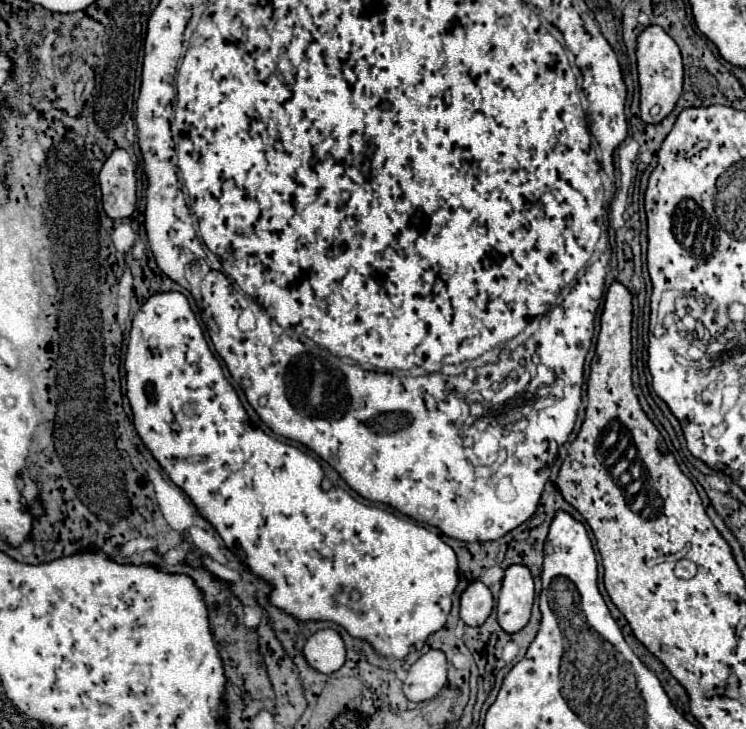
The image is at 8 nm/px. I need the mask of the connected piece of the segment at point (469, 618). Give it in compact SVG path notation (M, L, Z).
M474 581L462 593L460 599L460 619L470 627L480 627L492 613L494 599L490 589L482 581Z

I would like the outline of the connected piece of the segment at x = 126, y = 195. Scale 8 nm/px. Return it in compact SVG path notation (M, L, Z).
M116 149L100 171L102 205L110 219L126 219L136 207L134 163L126 149Z

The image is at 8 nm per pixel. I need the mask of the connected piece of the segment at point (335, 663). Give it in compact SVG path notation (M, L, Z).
M332 629L316 631L304 645L304 659L320 673L334 673L344 665L346 649L342 637Z

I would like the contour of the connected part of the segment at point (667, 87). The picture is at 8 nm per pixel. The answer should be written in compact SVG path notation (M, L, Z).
M658 25L646 27L637 38L637 69L640 83L640 119L644 123L660 123L677 104L682 93L682 57L676 41Z

